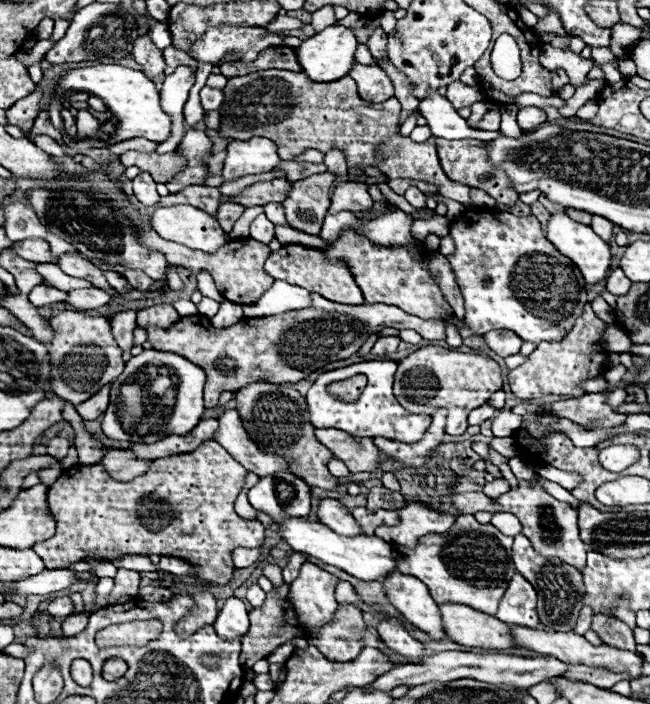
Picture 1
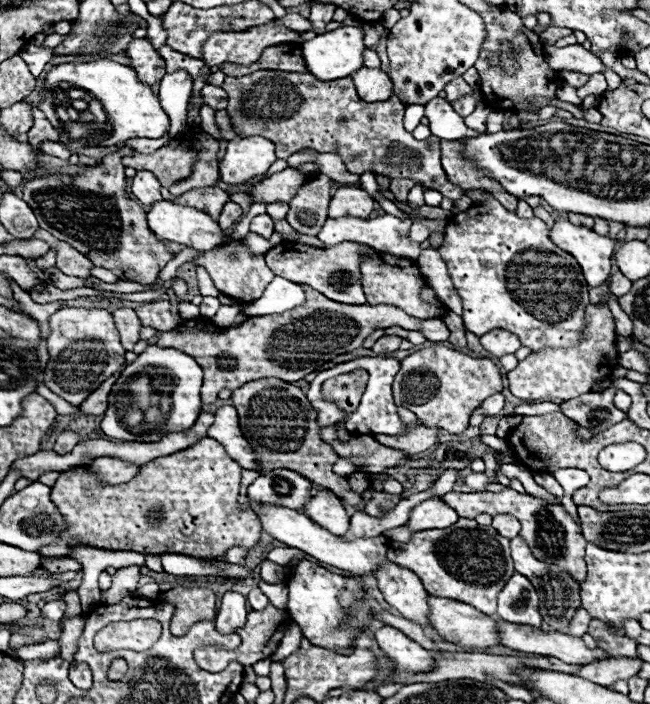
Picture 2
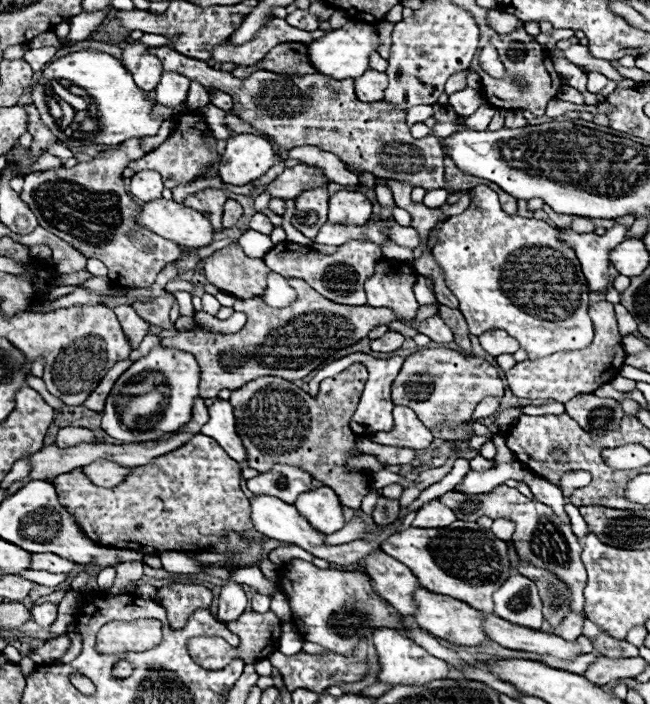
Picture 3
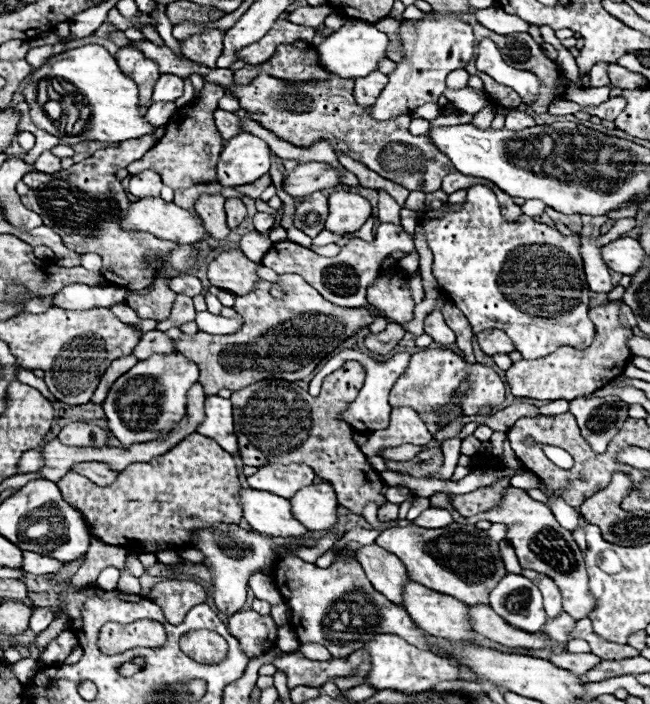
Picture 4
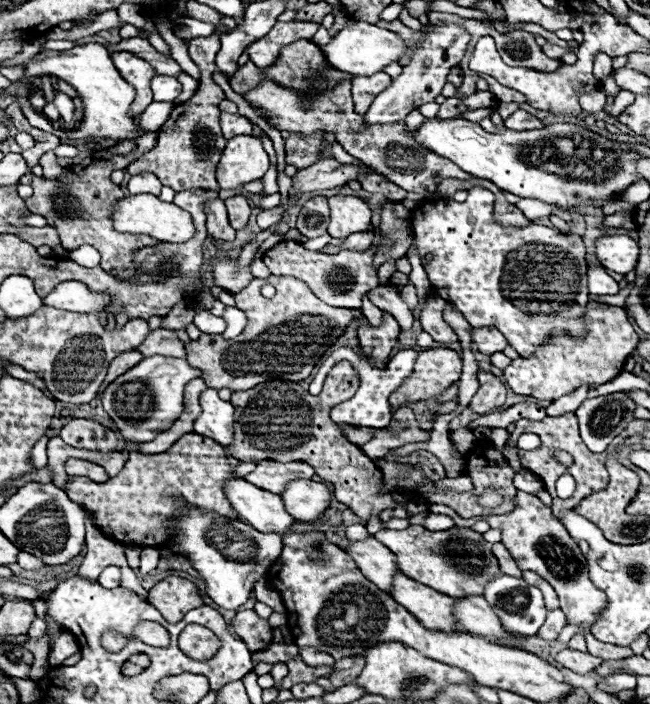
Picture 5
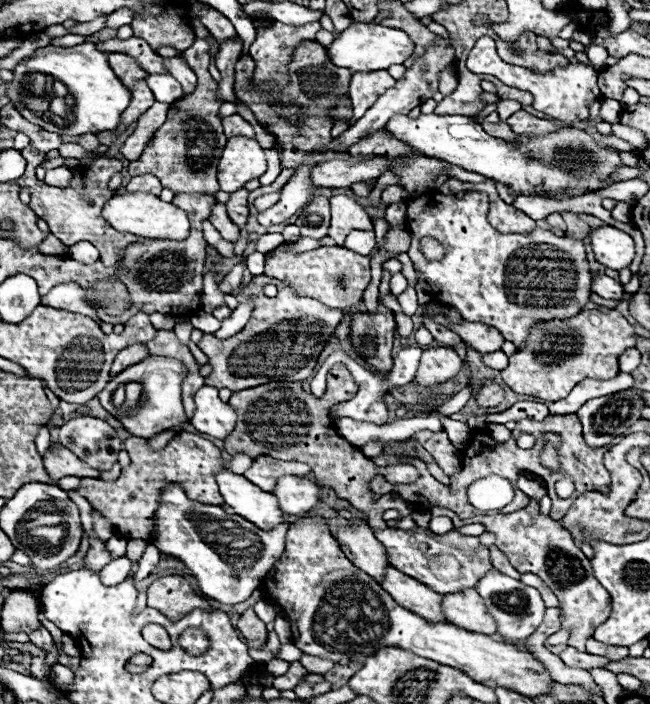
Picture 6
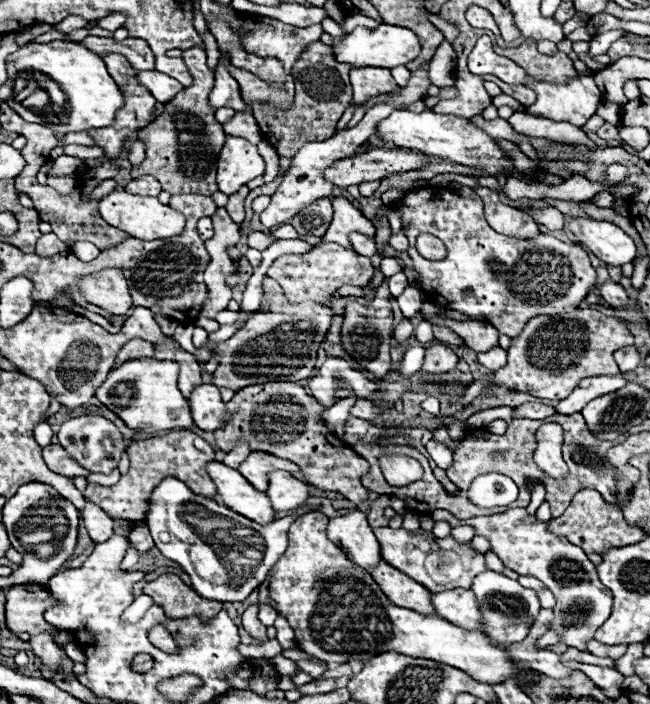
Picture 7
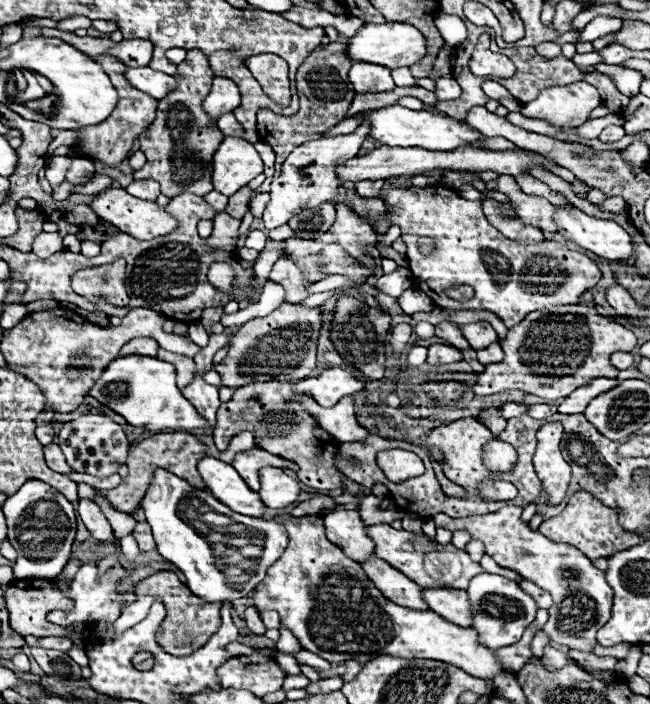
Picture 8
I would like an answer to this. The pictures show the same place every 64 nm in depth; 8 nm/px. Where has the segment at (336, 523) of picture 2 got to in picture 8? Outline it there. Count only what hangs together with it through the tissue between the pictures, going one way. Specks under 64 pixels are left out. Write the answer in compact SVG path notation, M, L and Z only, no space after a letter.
M270 466L262 468L260 482L262 482L262 488L258 494L262 496L268 508L280 510L280 508L288 508L298 502L302 488L294 478L284 474L284 470L270 468Z

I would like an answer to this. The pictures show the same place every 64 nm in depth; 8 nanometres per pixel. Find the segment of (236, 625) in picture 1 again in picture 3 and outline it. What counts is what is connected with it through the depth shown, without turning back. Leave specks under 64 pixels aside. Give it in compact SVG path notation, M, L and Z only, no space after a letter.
M228 580L228 582L222 586L222 592L220 592L218 620L220 620L222 624L228 624L228 622L238 620L238 618L244 614L246 604L248 604L248 600L246 600L246 594L244 594L244 590L240 588L240 584L234 582L234 580Z

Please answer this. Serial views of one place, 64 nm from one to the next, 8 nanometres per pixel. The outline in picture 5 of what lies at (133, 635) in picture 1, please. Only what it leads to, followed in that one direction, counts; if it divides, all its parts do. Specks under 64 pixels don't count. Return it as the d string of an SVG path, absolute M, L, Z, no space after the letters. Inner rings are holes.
M142 621L134 628L133 635L138 640L142 640L148 646L156 646L156 648L166 648L170 638L168 631L159 623L153 621ZM109 631L103 634L101 638L101 644L107 651L118 652L124 648L126 644L126 638L123 639L122 635L113 631Z

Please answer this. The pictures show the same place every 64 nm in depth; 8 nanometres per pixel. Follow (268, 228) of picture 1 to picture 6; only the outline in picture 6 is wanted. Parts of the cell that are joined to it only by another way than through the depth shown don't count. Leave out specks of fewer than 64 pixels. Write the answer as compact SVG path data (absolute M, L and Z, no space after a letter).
M306 162L300 168L296 168L296 174L280 190L280 202L258 214L258 222L262 226L274 226L274 224L288 220L292 214L296 214L296 210L304 208L312 200L314 190L316 190L312 188L312 182L310 182L312 166L316 164Z

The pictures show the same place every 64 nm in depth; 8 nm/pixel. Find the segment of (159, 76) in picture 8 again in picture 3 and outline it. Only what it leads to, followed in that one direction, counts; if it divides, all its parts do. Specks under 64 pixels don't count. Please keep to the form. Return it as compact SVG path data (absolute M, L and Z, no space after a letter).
M164 72L160 84L156 86L156 102L172 108L172 120L180 112L188 112L186 96L190 90L190 80L178 72Z

